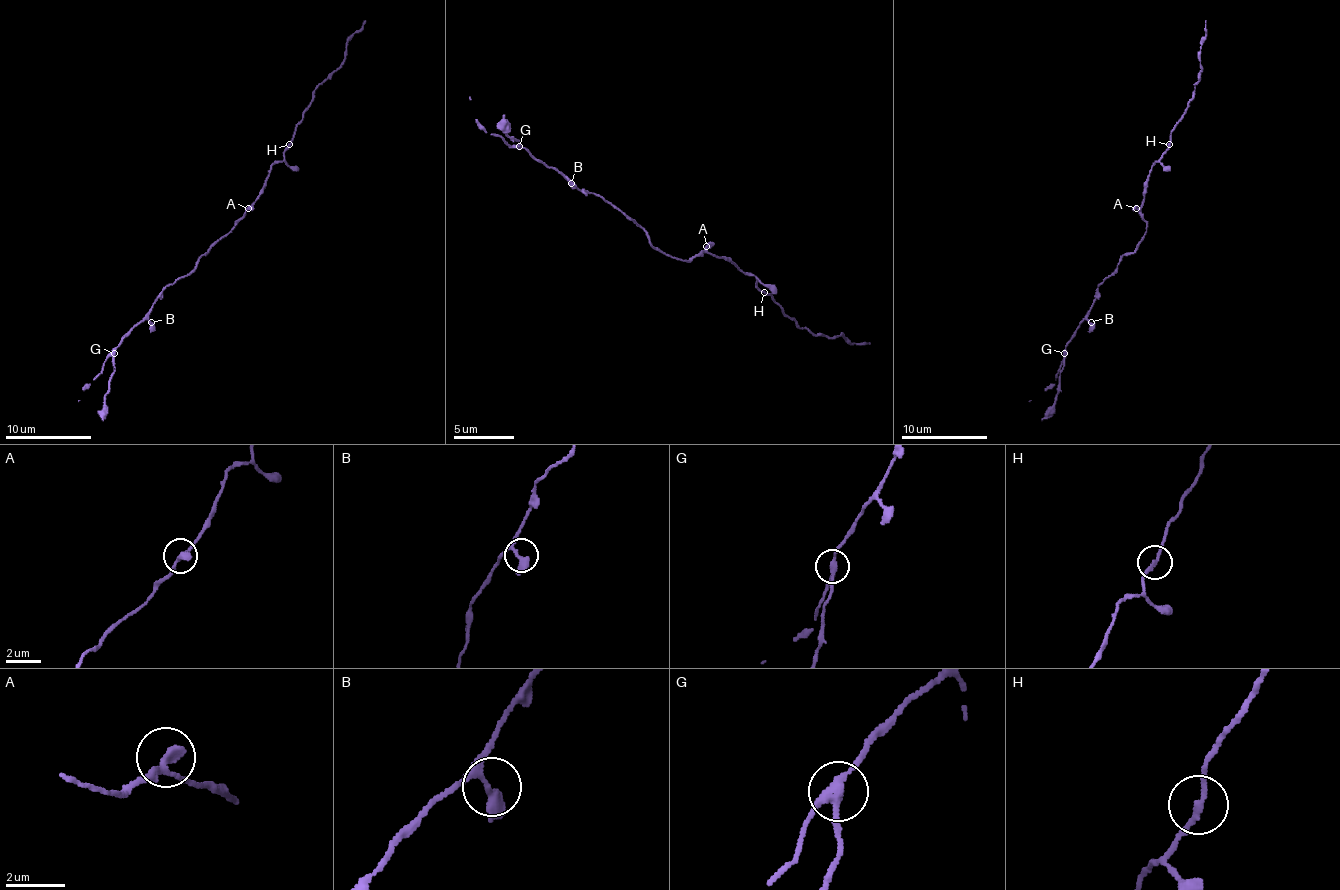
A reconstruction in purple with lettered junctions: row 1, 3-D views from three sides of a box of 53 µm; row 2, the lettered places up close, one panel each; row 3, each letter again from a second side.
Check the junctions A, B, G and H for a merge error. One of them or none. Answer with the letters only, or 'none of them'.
G

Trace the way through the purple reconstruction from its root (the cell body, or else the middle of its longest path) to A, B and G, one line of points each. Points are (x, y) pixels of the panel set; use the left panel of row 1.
A: (233, 227), (248, 208)
B: (233, 227), (198, 259), (188, 274), (162, 292), (149, 313), (151, 322)
G: (233, 227), (198, 259), (188, 274), (162, 292), (151, 311), (114, 352)

